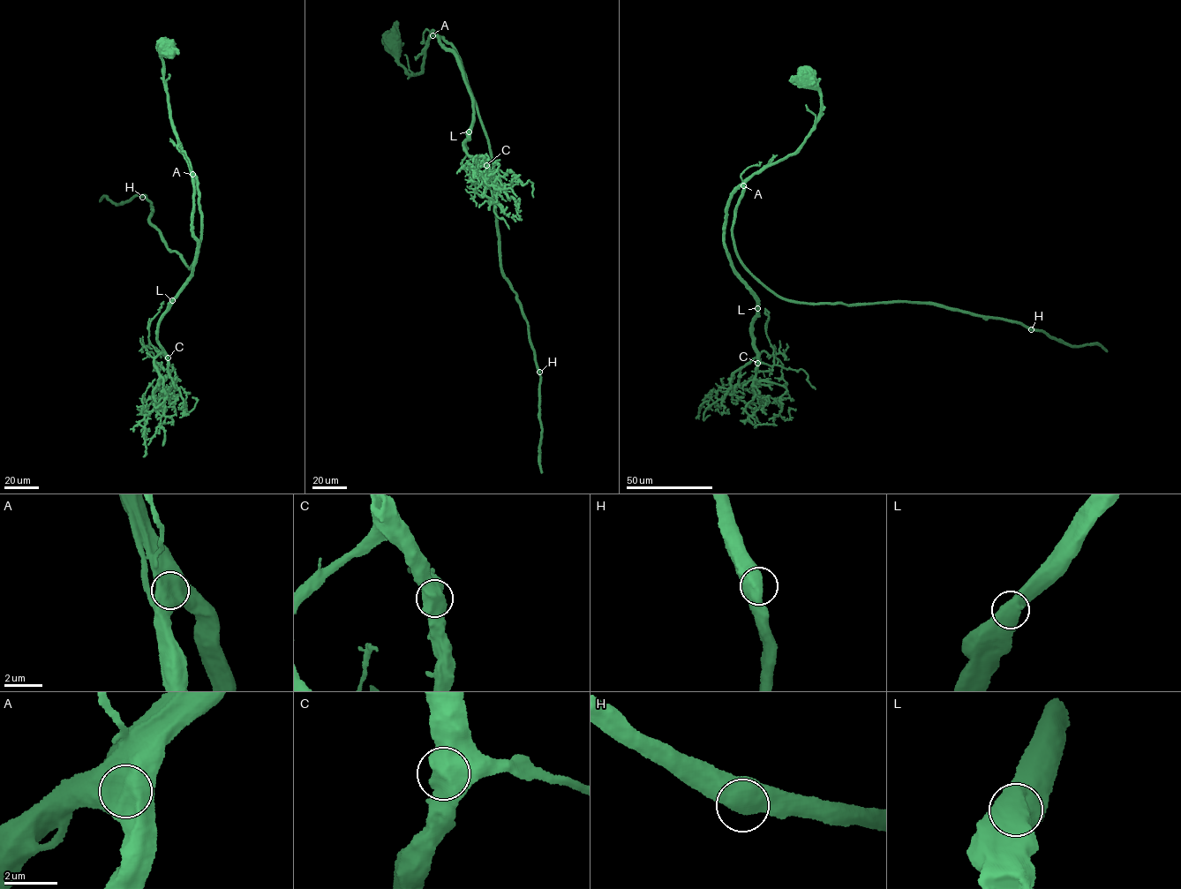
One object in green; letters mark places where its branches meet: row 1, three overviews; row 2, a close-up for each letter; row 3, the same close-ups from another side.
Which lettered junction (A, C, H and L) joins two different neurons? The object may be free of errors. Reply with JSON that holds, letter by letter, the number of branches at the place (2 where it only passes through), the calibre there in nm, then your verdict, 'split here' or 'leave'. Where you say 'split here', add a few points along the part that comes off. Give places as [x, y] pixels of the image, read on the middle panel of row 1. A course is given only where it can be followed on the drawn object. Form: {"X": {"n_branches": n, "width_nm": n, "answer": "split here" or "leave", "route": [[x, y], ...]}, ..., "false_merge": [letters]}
{"A": {"n_branches": 2, "width_nm": 750, "answer": "leave"}, "C": {"n_branches": 2, "width_nm": 700, "answer": "leave"}, "H": {"n_branches": 2, "width_nm": 750, "answer": "leave"}, "L": {"n_branches": 2, "width_nm": 750, "answer": "leave"}, "false_merge": []}

